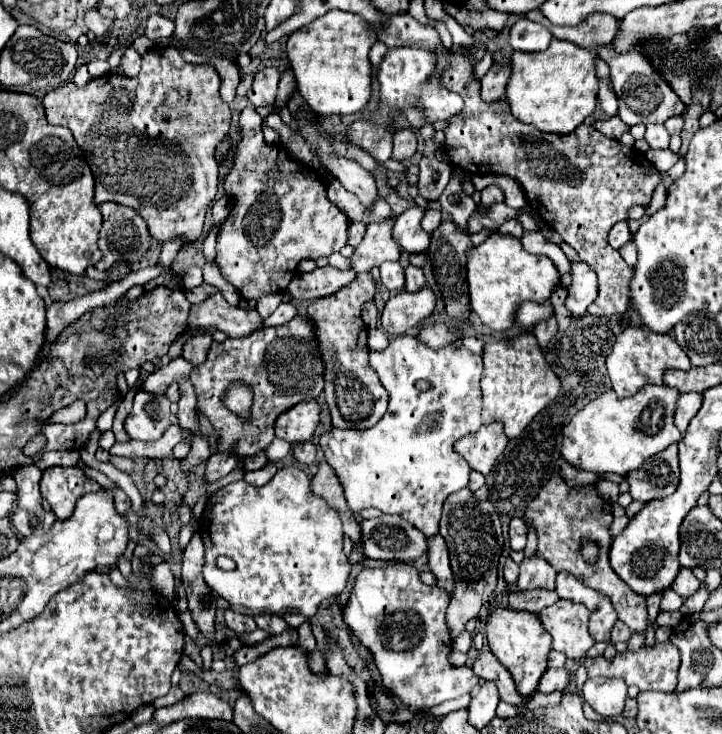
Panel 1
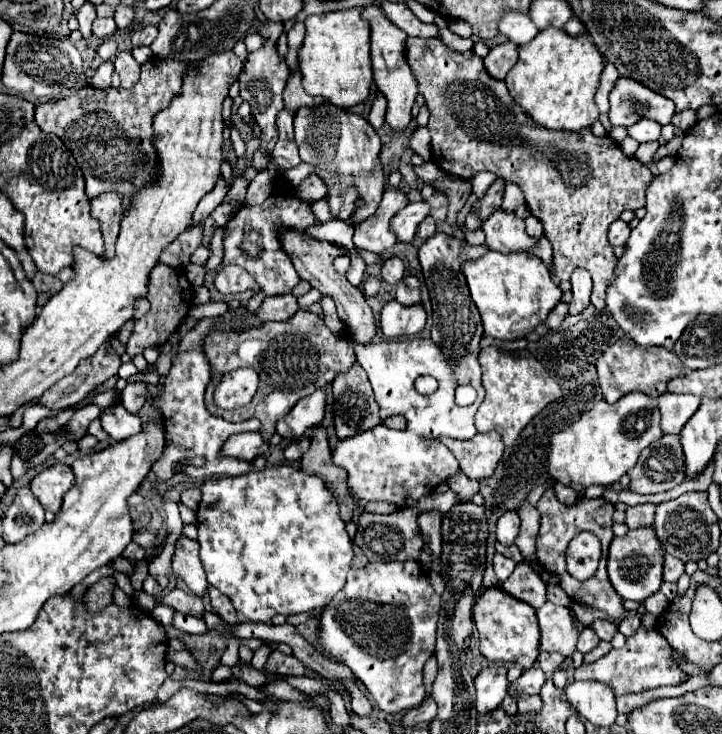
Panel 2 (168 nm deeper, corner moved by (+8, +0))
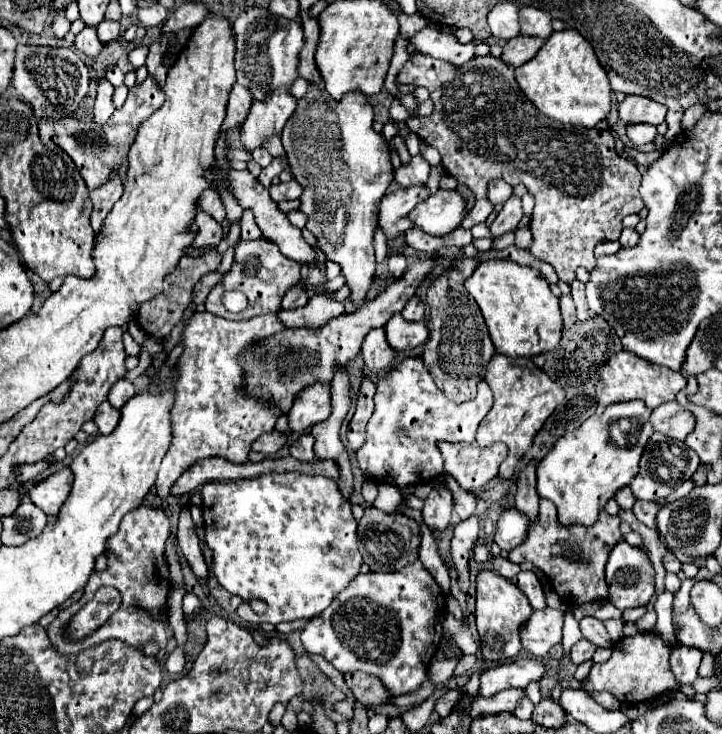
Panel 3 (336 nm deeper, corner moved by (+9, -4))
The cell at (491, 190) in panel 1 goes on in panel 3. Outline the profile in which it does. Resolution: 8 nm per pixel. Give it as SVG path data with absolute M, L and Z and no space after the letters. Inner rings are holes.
M494 179L488 185L488 199L490 199L490 203L496 203L496 205L504 203L510 195L512 195L512 185L508 185L502 179Z

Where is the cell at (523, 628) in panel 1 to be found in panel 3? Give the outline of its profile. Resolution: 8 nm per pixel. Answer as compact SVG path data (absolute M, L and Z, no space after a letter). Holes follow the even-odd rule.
M480 571L476 577L476 627L480 633L482 655L488 661L506 661L520 653L522 639L520 631L534 609L526 601L526 595L514 587L508 579L500 577L494 571Z

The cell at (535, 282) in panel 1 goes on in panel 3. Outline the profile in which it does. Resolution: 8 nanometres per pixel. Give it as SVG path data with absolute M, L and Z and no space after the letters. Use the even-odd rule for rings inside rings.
M486 259L476 267L476 271L466 279L464 285L468 293L476 299L482 311L482 317L486 321L490 339L498 353L508 357L532 357L538 353L546 353L558 345L562 335L562 317L558 309L558 297L552 295L548 281L540 275L538 269L524 267L508 259Z

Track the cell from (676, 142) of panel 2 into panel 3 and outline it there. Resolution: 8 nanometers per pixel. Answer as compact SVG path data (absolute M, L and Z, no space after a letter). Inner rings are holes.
M625 147L625 151L629 154L631 158L638 163L638 165L642 165L642 167L650 167L654 161L656 161L660 156L661 152L650 152L650 153L640 153L635 148Z

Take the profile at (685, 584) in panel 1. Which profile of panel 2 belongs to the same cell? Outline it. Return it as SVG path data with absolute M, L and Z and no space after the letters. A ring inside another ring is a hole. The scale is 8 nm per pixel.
M665 555L665 569L663 569L663 579L665 581L677 581L683 573L683 561L675 559L673 555Z

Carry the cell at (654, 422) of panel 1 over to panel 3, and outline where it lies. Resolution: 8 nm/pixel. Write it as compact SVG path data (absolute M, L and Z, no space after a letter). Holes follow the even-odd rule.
M642 401L608 405L602 415L588 417L576 431L562 435L552 445L536 469L538 495L558 507L562 525L592 525L604 503L636 477L640 455L652 433L650 409Z

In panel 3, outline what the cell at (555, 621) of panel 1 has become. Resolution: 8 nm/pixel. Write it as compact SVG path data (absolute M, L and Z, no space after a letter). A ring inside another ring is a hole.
M558 609L534 611L522 629L522 645L534 657L544 657L554 645L562 641L564 613Z

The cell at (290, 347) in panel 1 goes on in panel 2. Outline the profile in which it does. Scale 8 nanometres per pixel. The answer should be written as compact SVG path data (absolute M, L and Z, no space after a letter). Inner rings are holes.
M299 309L291 321L265 323L265 329L211 333L205 339L205 353L213 371L205 393L207 409L219 409L213 403L213 393L225 373L239 367L251 367L259 373L259 389L253 401L241 407L241 413L245 413L245 417L257 417L261 421L261 433L267 439L275 433L275 423L285 417L301 397L323 389L335 375L347 373L357 361L353 341L347 335L339 337L331 333L319 315L305 309Z

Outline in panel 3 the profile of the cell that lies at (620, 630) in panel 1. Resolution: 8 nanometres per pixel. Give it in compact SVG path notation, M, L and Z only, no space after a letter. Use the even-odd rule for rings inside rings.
M584 617L580 621L580 631L594 645L598 645L598 647L612 647L612 639L610 639L604 623L598 621L596 617Z

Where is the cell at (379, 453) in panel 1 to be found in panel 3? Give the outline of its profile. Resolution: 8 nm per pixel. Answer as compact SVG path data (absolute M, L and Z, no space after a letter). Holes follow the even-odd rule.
M422 357L402 359L384 377L380 377L376 387L378 389L374 395L374 415L368 421L366 443L356 451L356 459L358 459L360 471L368 473L372 477L372 481L376 481L376 483L384 481L384 483L390 483L396 487L428 483L428 481L434 481L438 475L442 475L444 467L442 467L442 457L436 447L436 441L474 441L480 421L492 407L492 391L486 381L478 383L478 395L472 401L466 401L462 405L448 401L436 387L434 379L430 377L430 371L426 369Z

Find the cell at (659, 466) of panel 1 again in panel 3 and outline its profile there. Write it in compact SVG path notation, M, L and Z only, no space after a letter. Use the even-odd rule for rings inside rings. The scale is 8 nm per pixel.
M654 433L646 445L646 451L642 453L640 473L632 479L630 489L632 489L634 497L642 499L642 501L654 501L660 497L668 497L672 491L678 489L680 483L688 481L694 475L698 465L700 465L700 459L698 459L696 451L690 449L684 441L676 441L676 439L664 437L662 433Z

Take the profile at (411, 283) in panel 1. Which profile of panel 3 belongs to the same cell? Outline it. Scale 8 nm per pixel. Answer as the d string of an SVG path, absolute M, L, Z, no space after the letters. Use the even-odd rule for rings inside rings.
M410 297L410 301L406 303L406 307L402 309L402 317L408 319L408 321L422 321L424 319L424 313L426 313L426 307L424 303L420 301L420 297Z

